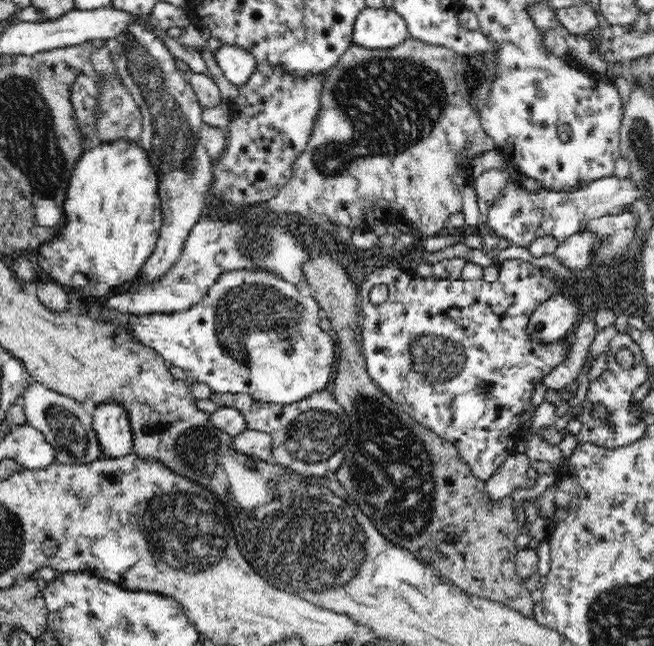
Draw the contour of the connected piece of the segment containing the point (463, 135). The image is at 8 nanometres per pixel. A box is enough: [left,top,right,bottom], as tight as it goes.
[265,37,496,241]

